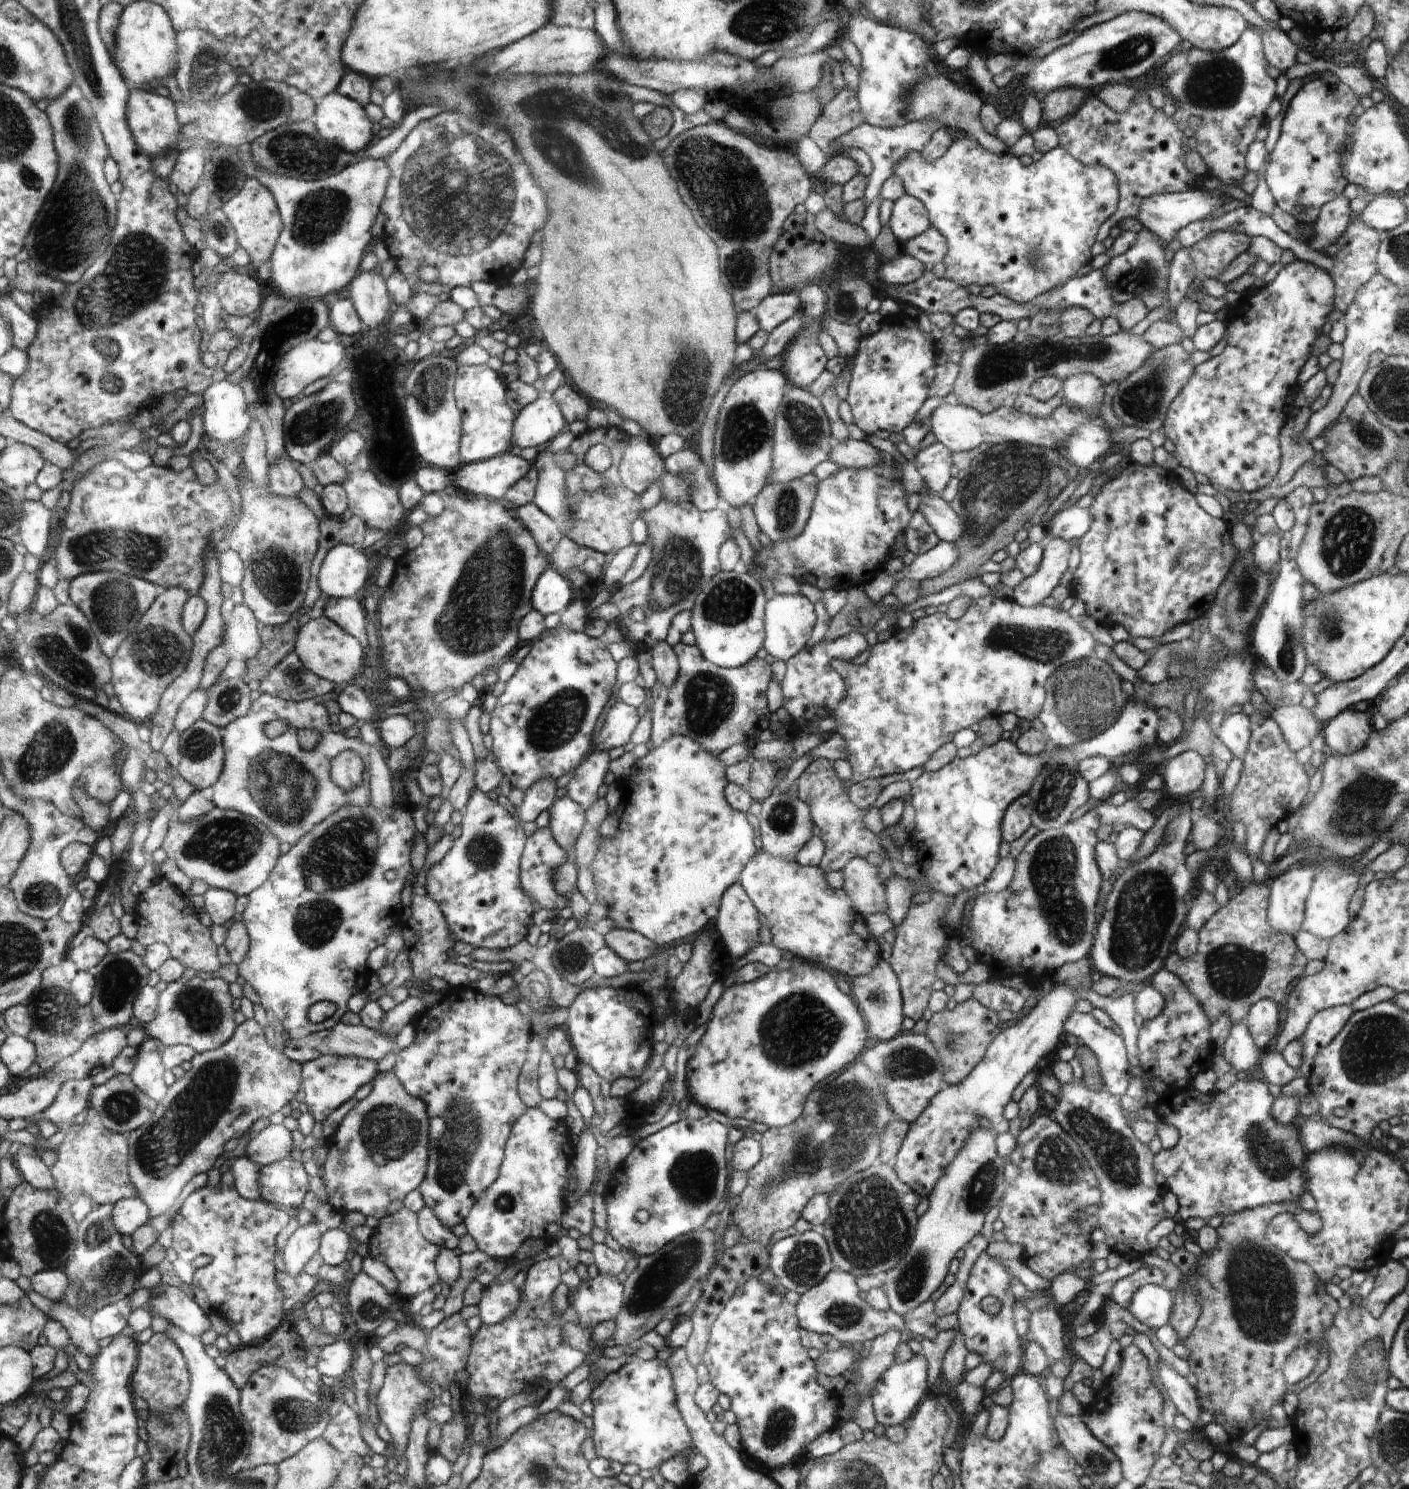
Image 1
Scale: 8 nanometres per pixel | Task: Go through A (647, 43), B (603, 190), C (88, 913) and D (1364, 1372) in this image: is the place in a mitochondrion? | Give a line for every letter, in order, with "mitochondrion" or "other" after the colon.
A: other
B: mitochondrion
C: other
D: mitochondrion

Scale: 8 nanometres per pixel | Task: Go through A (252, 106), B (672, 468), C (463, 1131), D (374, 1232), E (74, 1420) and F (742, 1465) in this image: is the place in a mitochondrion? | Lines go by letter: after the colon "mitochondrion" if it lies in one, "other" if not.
A: mitochondrion
B: other
C: mitochondrion
D: other
E: other
F: other

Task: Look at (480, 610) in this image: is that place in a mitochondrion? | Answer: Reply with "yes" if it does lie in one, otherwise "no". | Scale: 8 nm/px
yes

